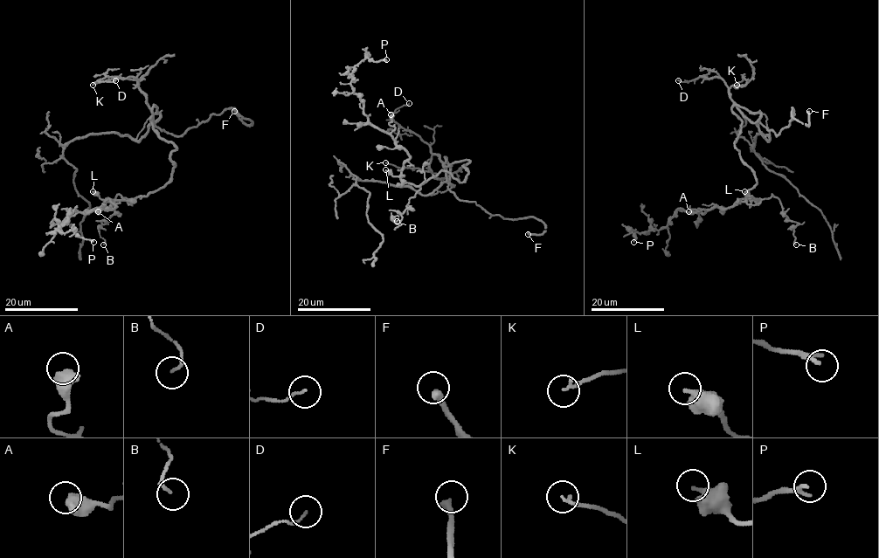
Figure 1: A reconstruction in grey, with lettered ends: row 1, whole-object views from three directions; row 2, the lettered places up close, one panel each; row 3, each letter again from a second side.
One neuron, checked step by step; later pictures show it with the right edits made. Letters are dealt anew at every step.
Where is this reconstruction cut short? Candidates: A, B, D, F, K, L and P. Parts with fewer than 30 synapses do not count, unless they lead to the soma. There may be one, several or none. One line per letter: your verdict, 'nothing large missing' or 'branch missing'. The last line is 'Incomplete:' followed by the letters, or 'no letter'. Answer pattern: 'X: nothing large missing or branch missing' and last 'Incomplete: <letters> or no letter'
A: nothing large missing
B: nothing large missing
D: nothing large missing
F: branch missing
K: nothing large missing
L: branch missing
P: nothing large missing
Incomplete: F, L

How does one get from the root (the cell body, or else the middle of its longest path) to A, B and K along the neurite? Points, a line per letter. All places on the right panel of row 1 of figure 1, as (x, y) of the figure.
A: (741, 134), (734, 147), (757, 181), (745, 195), (760, 199), (742, 198), (732, 207), (725, 209), (688, 211)
B: (741, 134), (734, 147), (757, 181), (745, 195), (776, 196), (798, 224), (796, 244)
K: (741, 134), (731, 109), (760, 113), (751, 122), (737, 108), (729, 89), (746, 80), (737, 85)

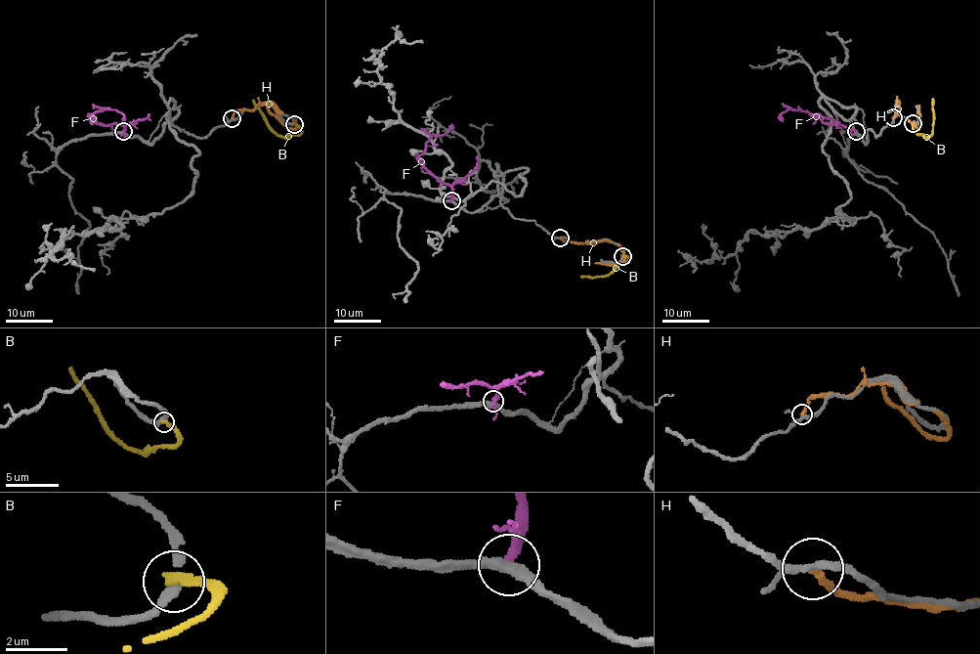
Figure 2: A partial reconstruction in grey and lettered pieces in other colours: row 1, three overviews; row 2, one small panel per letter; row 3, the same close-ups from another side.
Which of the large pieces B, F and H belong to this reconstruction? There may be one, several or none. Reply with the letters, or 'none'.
none

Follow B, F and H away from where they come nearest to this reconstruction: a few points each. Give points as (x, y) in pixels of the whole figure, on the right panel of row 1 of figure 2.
B: (912, 123), (916, 133), (931, 135), (932, 99)
F: (856, 131), (839, 123), (826, 124), (814, 115), (789, 107), (781, 115), (783, 121)
H: (893, 117), (899, 108), (898, 104), (897, 111), (900, 116), (920, 126), (919, 105)

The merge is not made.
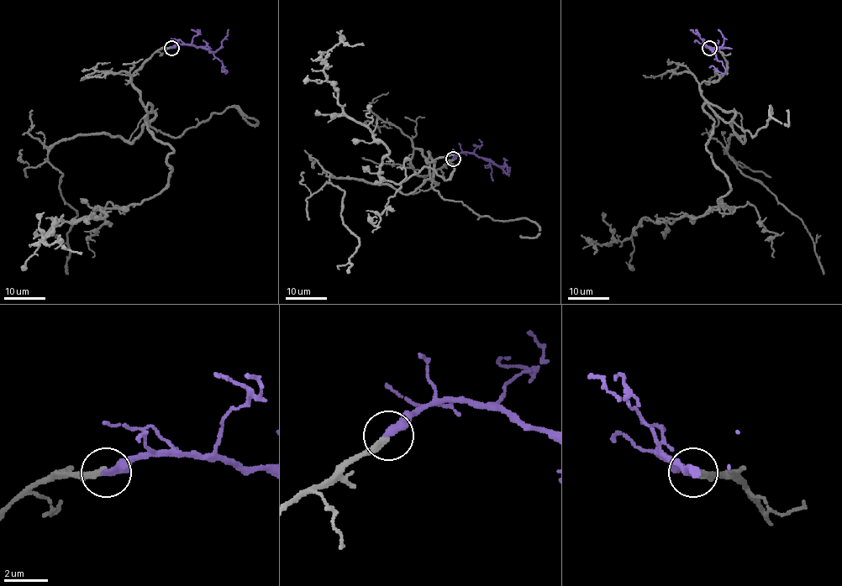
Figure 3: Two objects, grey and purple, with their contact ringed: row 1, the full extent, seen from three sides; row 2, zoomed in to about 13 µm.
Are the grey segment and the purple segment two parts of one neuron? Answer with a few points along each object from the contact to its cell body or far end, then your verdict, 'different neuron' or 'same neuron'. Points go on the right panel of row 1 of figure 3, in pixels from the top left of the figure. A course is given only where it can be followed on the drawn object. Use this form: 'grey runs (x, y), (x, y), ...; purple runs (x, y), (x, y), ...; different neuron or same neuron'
grey runs (710, 48), (726, 71), (702, 96), (734, 113), (702, 107), (706, 146), (734, 207), (644, 217), (594, 254); purple runs (710, 48), (703, 44), (716, 53), (717, 60), (722, 62), (725, 72), (721, 73), (713, 66), (708, 67); same neuron

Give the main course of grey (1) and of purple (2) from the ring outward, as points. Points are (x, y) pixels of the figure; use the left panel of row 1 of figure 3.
1: (171, 48), (129, 81), (173, 151), (168, 184), (55, 217), (41, 241), (81, 254)
2: (171, 48), (180, 44), (206, 48), (223, 62), (225, 73), (222, 67)

